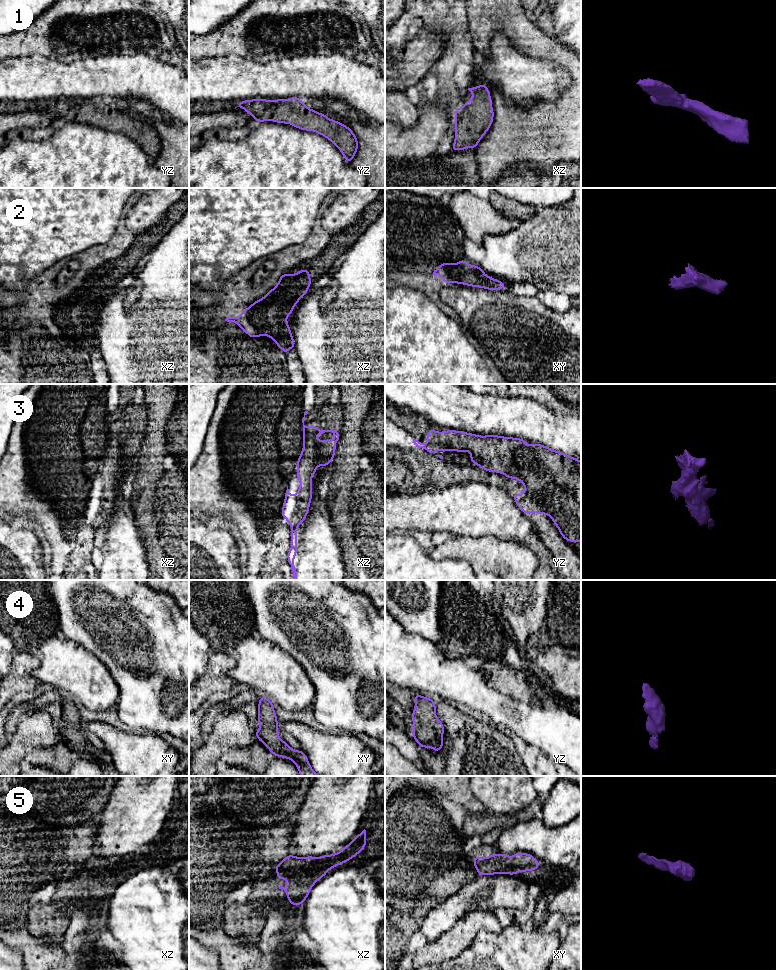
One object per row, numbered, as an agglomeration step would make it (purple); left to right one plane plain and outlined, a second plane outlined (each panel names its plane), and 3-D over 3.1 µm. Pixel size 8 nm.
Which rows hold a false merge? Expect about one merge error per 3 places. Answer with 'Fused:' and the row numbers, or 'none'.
Fused: none

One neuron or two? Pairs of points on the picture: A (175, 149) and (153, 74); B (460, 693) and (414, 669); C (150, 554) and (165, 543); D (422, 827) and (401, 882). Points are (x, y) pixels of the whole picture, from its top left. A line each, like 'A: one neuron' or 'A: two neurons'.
A: two neurons
B: one neuron
C: two neurons
D: one neuron

